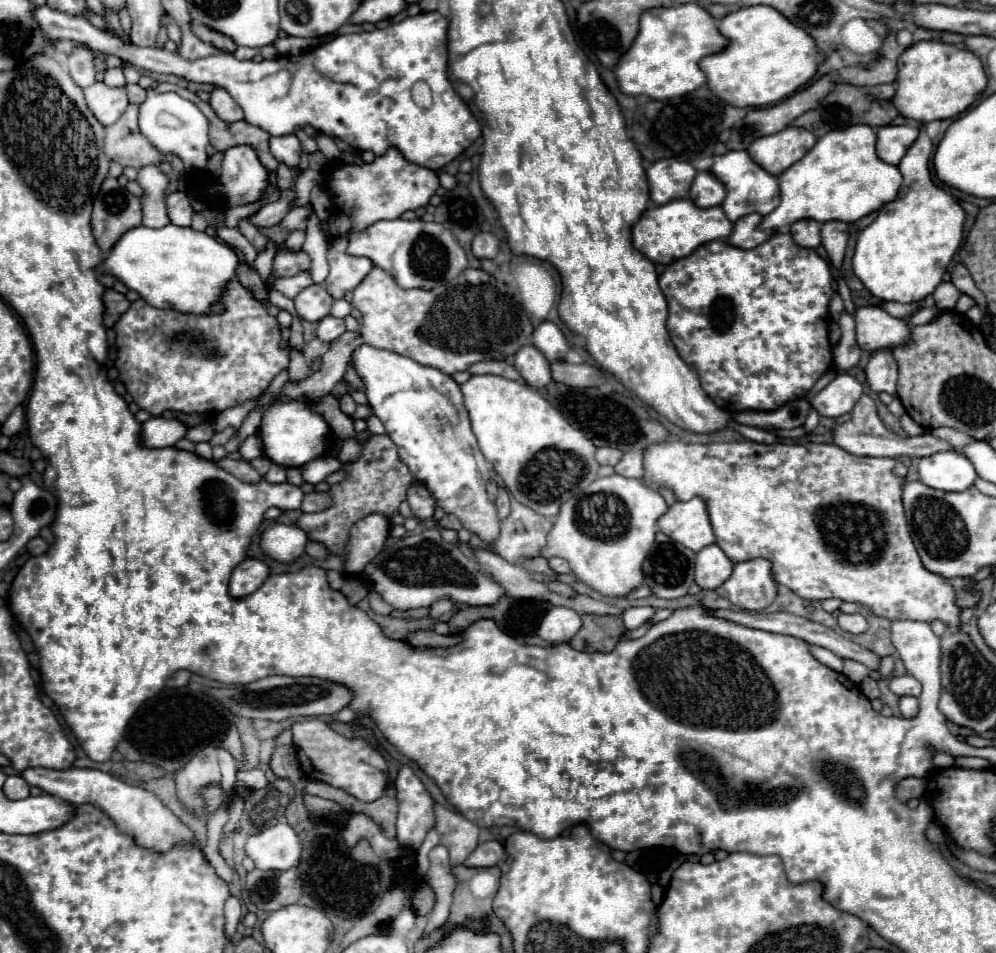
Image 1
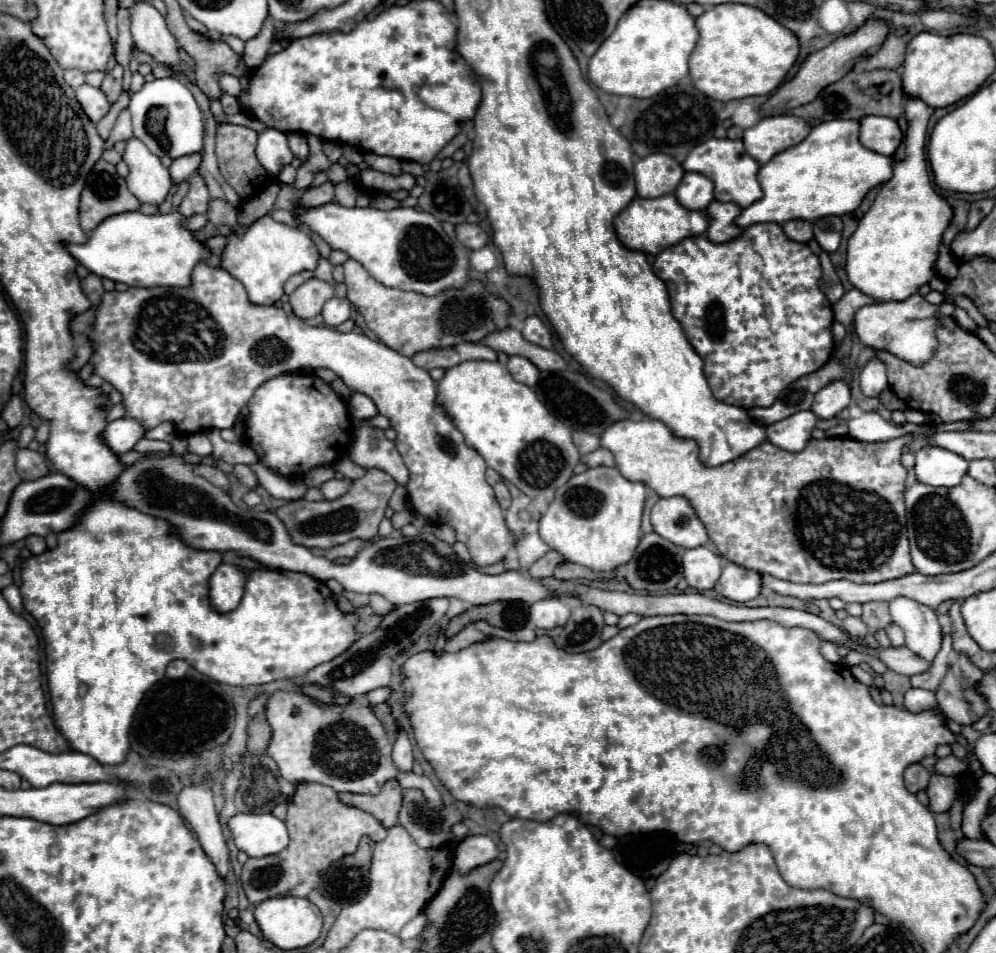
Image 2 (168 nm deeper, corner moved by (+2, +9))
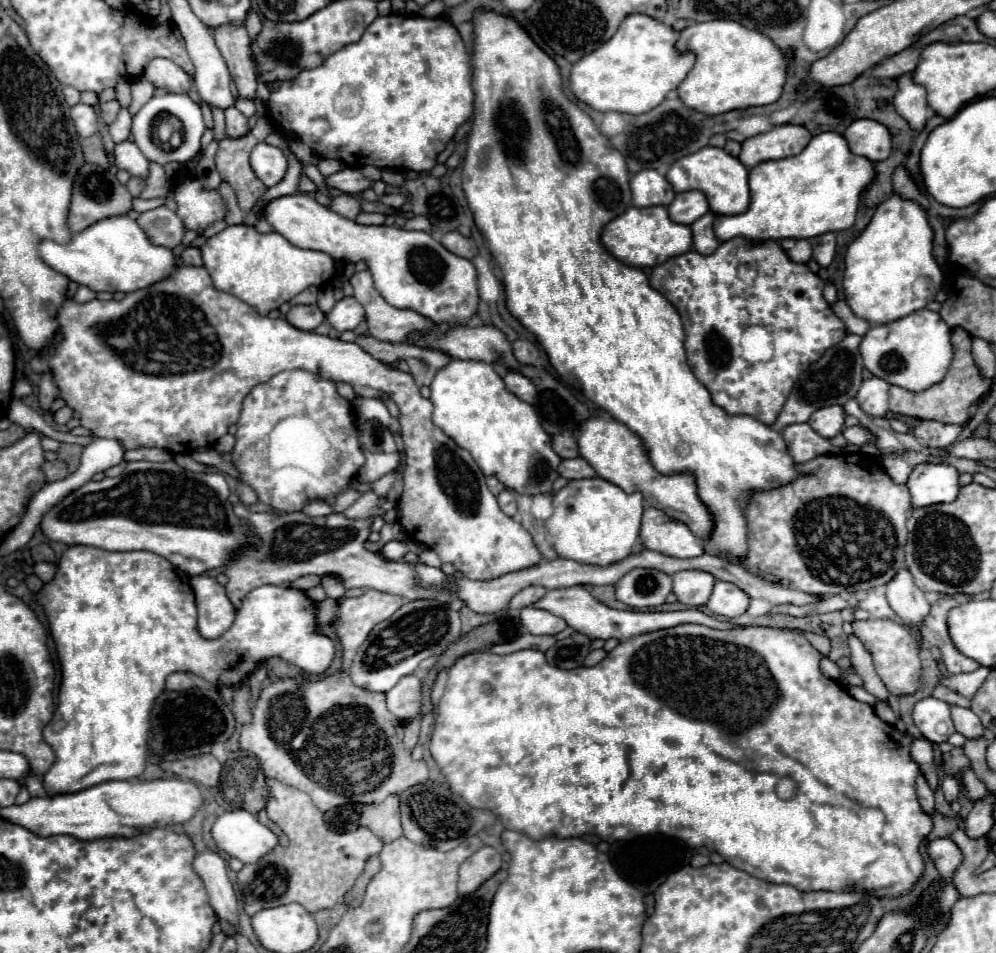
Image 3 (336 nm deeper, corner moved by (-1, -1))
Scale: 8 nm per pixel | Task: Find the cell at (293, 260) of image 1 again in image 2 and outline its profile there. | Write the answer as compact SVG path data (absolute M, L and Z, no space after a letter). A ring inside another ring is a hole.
M269 214L259 218L245 236L231 234L229 246L223 254L223 264L227 272L237 276L249 292L249 300L253 304L275 304L283 296L283 284L289 276L301 270L315 270L319 260L319 252L311 238L295 226L287 226L275 222Z

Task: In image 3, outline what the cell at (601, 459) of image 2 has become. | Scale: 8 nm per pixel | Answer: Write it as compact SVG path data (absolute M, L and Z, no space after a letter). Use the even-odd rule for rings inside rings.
M582 458L562 460L558 474L568 478L568 480L580 480L580 478L594 478L596 476L592 466L588 466L588 462L584 462Z

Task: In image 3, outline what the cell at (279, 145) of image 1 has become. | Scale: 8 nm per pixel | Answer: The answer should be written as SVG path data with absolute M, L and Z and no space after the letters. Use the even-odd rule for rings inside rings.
M260 142L252 154L250 154L250 166L254 170L254 174L266 184L266 186L274 186L278 184L284 174L286 174L286 156L280 148L270 146L266 142Z

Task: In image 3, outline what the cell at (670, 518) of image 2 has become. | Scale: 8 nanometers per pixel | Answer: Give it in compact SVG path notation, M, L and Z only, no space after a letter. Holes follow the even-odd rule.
M646 508L642 514L640 542L646 550L674 558L694 558L704 554L702 540L694 536L688 526L670 520L662 510L656 508Z

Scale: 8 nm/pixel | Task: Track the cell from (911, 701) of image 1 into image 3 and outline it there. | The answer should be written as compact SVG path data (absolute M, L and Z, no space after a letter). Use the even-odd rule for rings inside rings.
M924 698L914 706L914 724L920 728L926 740L946 742L954 734L954 724L950 718L950 706L938 698Z

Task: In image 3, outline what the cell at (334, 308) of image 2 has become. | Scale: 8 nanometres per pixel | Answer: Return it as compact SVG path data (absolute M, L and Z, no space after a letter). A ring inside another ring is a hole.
M342 298L326 316L334 330L354 330L364 320L364 306L356 298Z

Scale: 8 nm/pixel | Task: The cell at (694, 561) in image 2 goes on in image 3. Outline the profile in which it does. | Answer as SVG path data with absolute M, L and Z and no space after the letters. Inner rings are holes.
M684 570L672 574L672 582L672 592L676 594L678 602L686 606L704 606L712 594L716 578L712 578L708 572Z

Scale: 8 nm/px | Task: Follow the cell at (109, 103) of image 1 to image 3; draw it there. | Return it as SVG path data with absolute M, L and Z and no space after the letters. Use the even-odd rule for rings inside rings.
M86 104L72 106L70 118L72 118L80 138L88 138L88 136L92 136L98 130L98 116L96 116L92 106L86 106Z

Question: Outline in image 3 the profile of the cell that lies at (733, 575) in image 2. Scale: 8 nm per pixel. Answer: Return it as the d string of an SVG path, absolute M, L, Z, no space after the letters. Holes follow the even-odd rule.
M716 582L706 606L710 608L710 612L714 612L718 616L736 618L746 612L748 602L750 602L750 598L738 586L732 586L728 582Z

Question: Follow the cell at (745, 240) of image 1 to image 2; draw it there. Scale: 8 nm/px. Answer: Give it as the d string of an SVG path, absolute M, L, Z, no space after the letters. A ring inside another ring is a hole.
M713 202L709 204L707 212L711 214L711 224L707 230L707 238L713 242L729 242L735 240L737 236L743 234L743 230L735 224L735 218L741 214L741 206L737 204L723 204L723 202Z

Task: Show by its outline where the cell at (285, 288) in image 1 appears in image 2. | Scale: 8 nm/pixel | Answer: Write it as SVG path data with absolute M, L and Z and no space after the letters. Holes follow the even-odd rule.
M299 272L295 276L291 276L287 282L285 282L285 294L291 294L297 286L301 286L305 280L309 280L313 276L313 272Z

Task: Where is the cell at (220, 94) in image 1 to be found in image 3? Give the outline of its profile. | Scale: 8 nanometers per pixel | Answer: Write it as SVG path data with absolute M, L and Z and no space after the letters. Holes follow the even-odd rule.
M228 108L226 112L226 136L228 138L244 138L250 130L248 118L238 108Z

